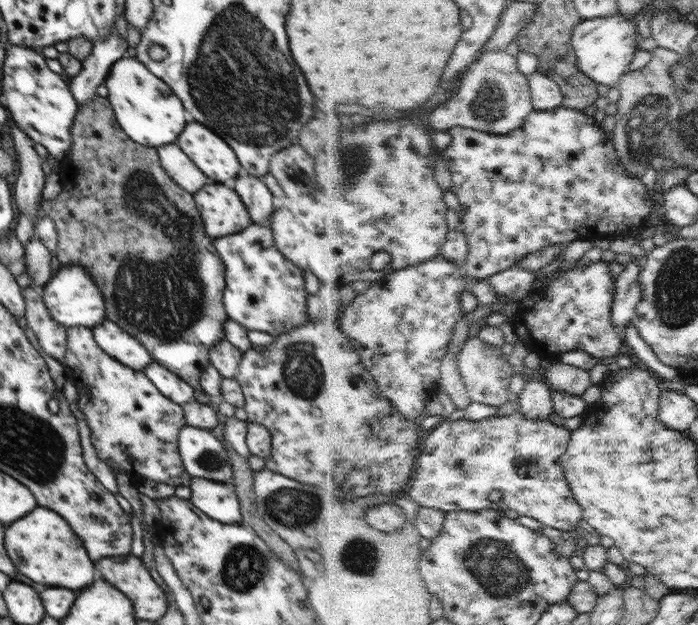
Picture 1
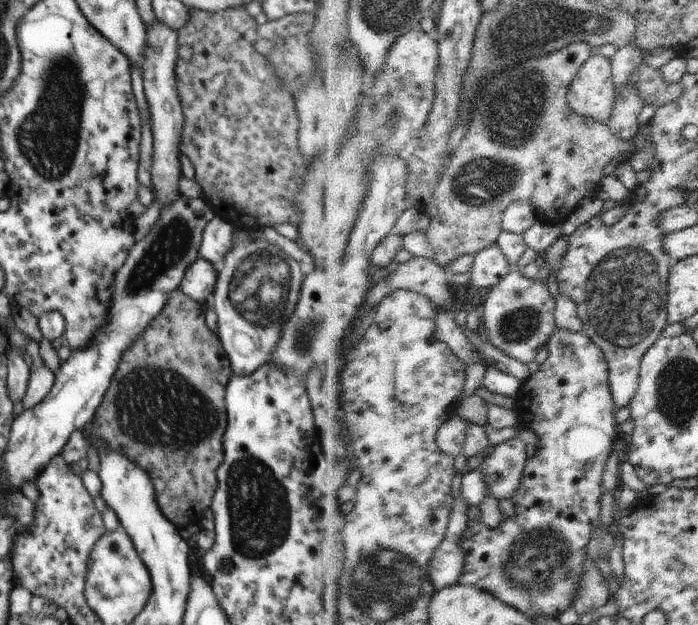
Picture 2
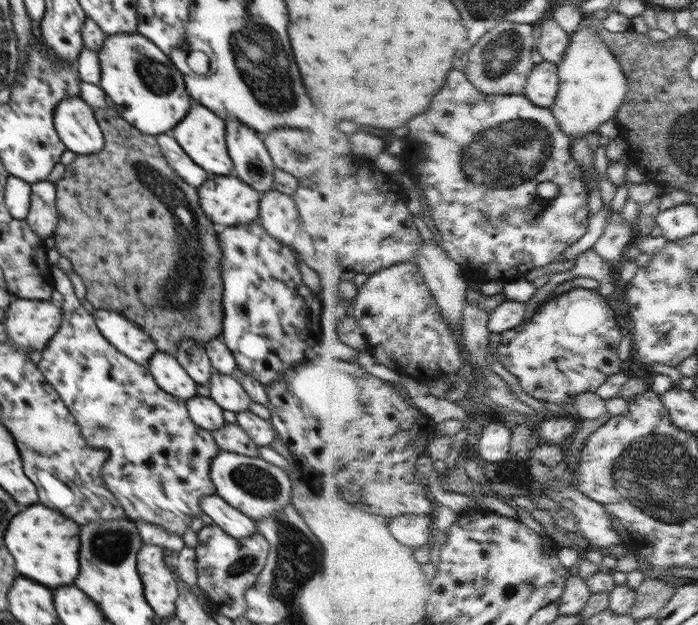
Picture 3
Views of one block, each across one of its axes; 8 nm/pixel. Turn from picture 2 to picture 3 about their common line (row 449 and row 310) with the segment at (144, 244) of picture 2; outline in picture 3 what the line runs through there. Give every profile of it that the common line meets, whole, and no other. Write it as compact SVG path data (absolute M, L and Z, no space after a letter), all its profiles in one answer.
M13 298L4 320L6 335L28 354L44 348L61 324L62 305L53 300Z

